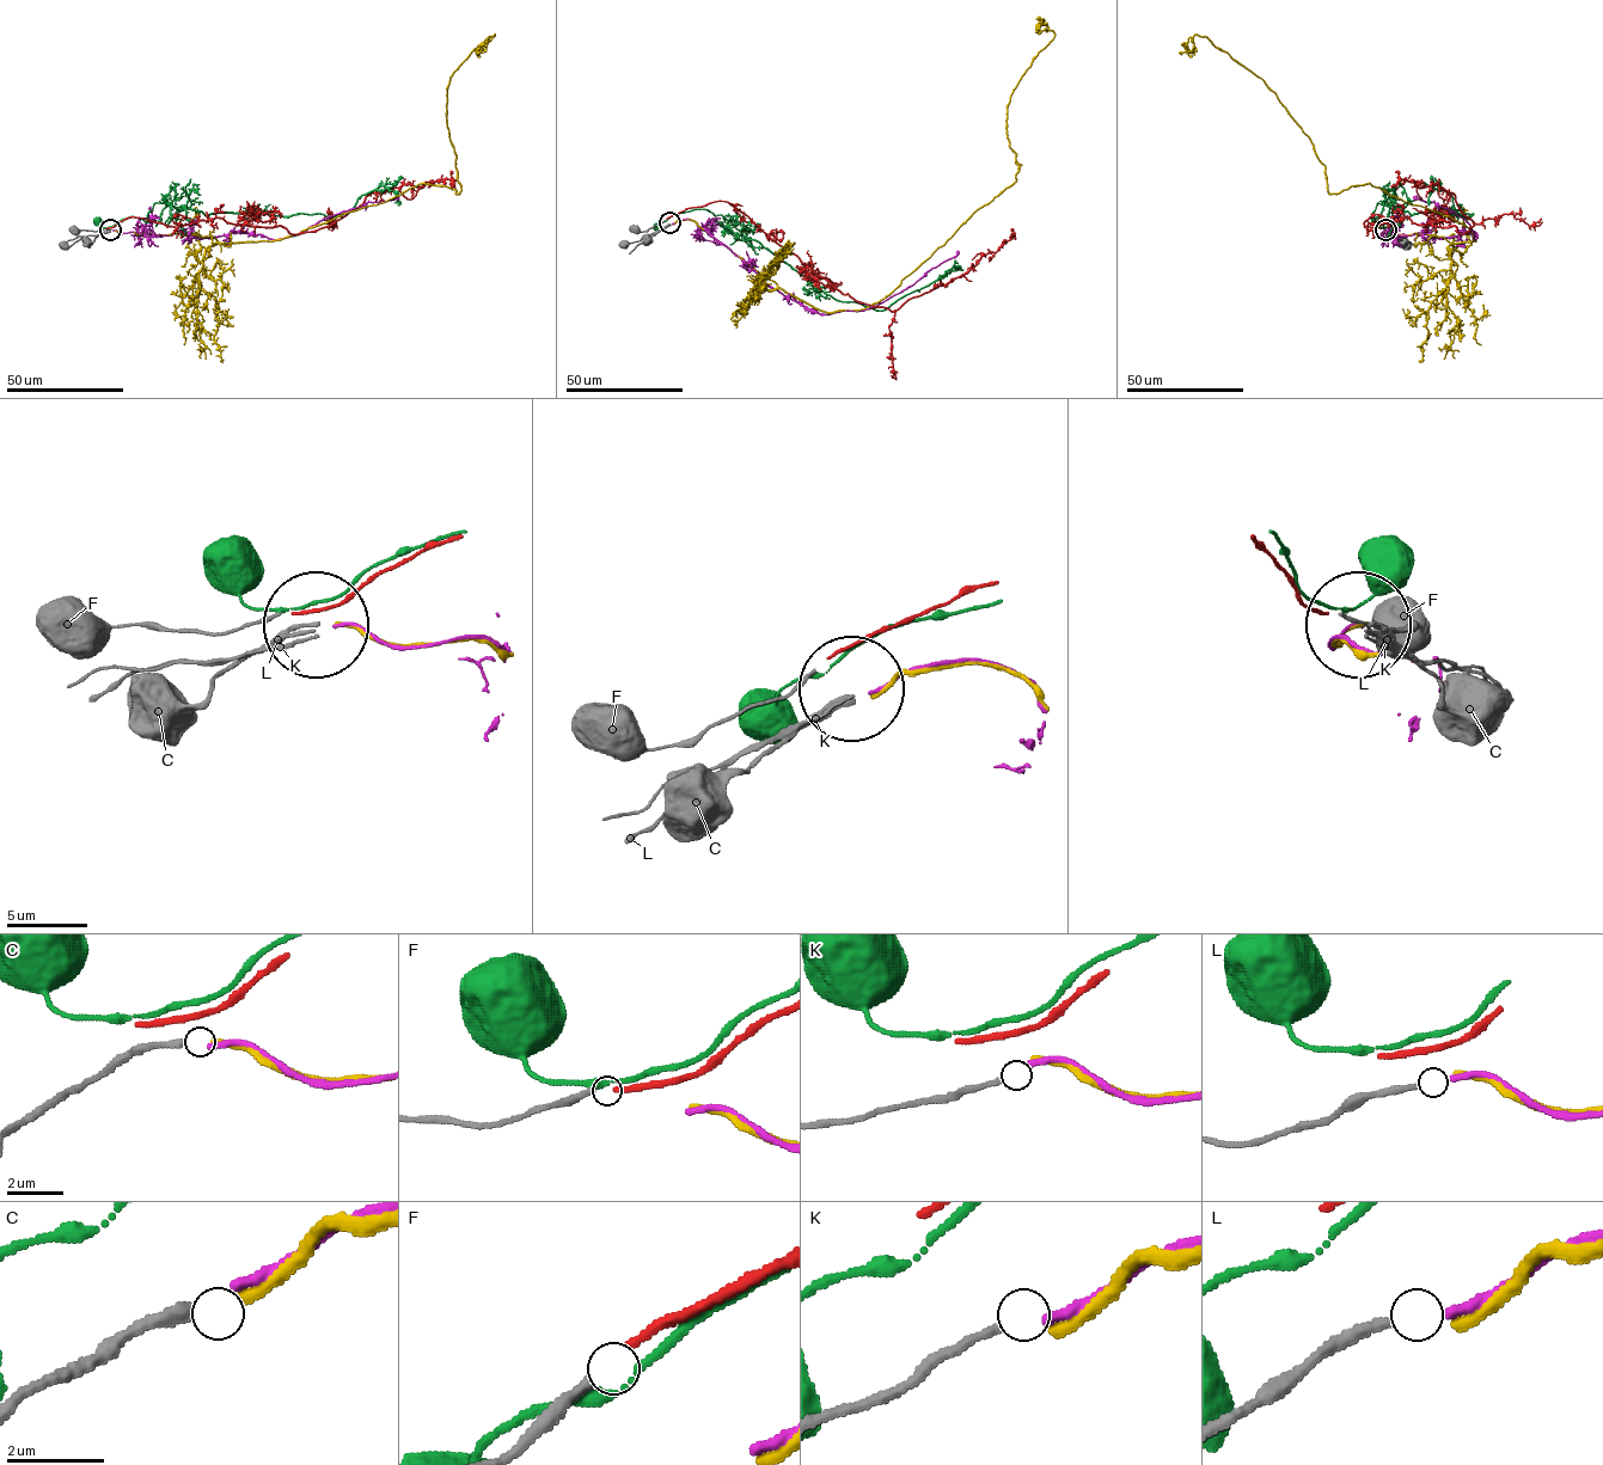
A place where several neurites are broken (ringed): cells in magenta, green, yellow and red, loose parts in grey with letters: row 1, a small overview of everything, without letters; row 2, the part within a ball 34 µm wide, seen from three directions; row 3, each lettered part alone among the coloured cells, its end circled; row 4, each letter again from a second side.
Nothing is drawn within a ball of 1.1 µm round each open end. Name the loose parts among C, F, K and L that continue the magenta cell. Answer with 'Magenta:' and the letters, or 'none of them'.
Magenta: L

